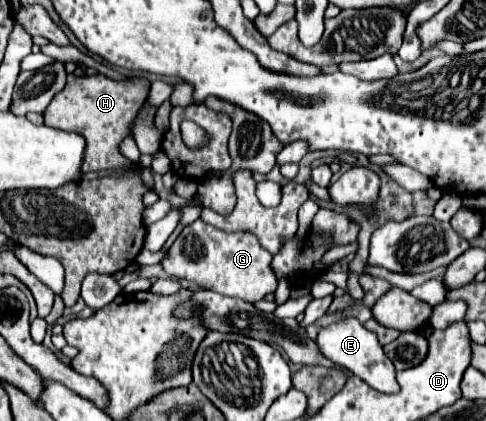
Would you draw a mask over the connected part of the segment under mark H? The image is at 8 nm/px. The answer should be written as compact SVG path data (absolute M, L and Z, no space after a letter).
M102 73L90 77L68 75L66 87L46 107L44 123L48 127L76 131L84 135L86 139L84 165L82 165L84 173L104 171L104 169L124 169L134 163L120 153L120 143L128 137L128 127L132 127L132 119L136 117L136 111L140 111L148 93L150 93L150 81L144 77L114 81Z

